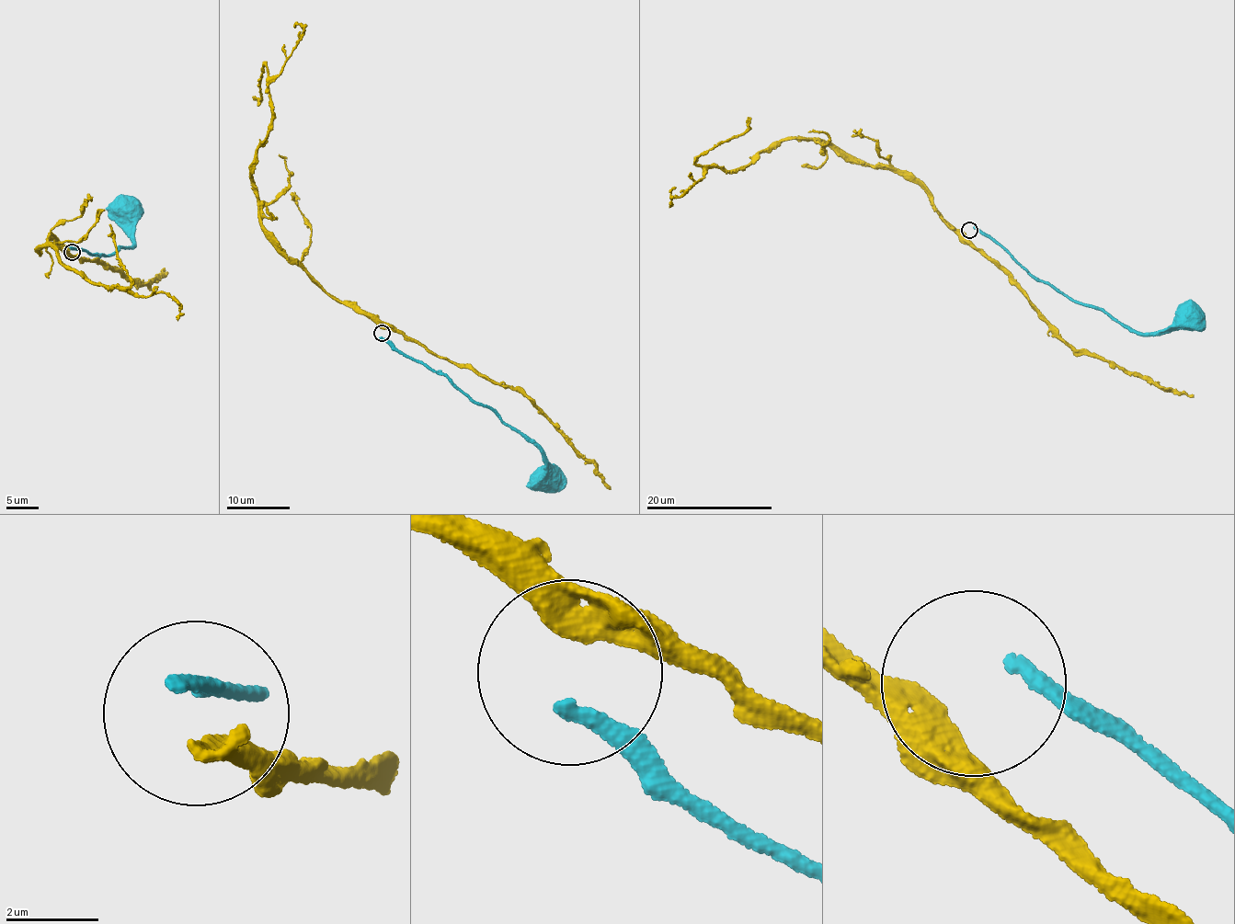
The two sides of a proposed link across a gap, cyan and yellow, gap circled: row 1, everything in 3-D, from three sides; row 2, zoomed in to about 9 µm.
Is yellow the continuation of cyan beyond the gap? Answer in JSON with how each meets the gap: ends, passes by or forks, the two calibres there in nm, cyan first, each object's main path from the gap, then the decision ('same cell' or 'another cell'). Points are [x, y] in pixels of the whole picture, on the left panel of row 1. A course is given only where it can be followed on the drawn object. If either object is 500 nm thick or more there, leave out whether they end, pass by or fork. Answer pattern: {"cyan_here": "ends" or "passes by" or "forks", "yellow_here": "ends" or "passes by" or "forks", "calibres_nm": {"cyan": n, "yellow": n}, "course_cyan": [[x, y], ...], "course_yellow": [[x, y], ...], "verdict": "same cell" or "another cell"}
{"calibres_nm": {"cyan": 280, "yellow": 550}, "course_cyan": [[69, 249], [74, 246], [98, 256], [101, 253], [111, 256], [119, 245], [132, 245], [129, 207]], "course_yellow": [[75, 255], [52, 238], [39, 251], [48, 245], [71, 269], [110, 290], [131, 286], [109, 224]], "verdict": "another cell"}

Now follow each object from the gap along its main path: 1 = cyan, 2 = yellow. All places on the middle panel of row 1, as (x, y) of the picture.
1: (381, 336), (450, 380), (473, 400), (481, 402), (538, 448), (547, 467), (543, 471), (546, 475)
2: (383, 329), (325, 290), (264, 227), (251, 173), (271, 119), (266, 65), (261, 96), (252, 97)

